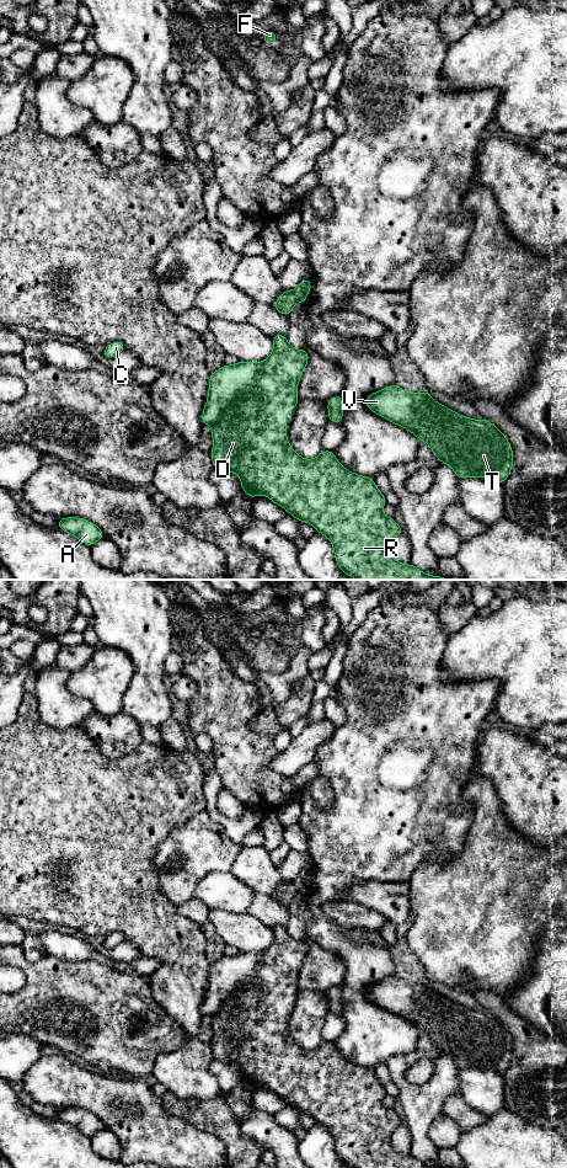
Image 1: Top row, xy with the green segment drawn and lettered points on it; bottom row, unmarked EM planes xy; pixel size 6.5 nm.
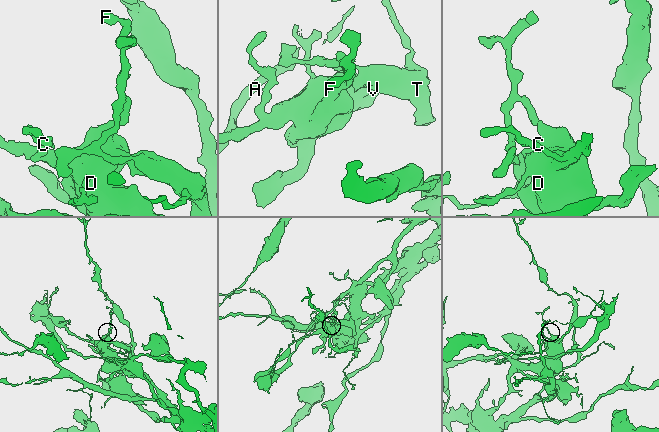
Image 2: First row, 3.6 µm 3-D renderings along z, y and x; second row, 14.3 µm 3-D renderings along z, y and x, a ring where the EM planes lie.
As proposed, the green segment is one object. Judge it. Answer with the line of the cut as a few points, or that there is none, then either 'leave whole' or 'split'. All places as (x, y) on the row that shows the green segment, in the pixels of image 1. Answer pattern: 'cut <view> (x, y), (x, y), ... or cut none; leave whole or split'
cut xy (262, 362), (256, 385), (249, 393), (240, 396), (212, 425); split

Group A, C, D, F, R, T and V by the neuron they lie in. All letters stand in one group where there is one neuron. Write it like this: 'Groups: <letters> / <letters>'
Groups: A D R / C F T V

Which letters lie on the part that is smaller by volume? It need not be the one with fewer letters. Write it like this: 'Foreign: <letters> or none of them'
Foreign: C, F, T, V

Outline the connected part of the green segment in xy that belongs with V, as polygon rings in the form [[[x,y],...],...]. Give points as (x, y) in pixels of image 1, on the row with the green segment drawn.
[[[395,383],[368,395],[365,405],[374,414],[406,428],[419,441],[424,441],[437,459],[454,470],[458,479],[488,478],[503,485],[512,471],[512,446],[492,422],[462,416],[432,399],[427,390],[410,393]]]

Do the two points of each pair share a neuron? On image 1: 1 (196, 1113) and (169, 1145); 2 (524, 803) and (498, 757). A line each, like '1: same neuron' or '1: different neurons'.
1: different neurons
2: same neuron

